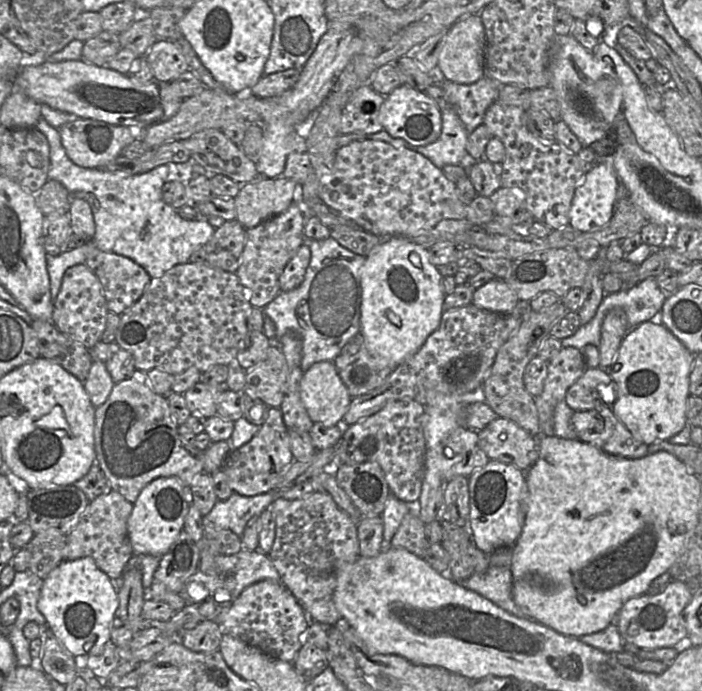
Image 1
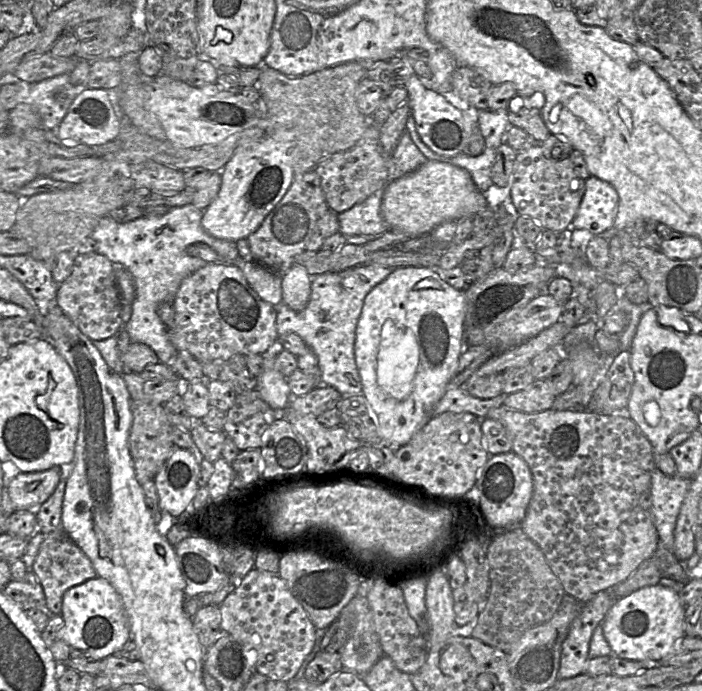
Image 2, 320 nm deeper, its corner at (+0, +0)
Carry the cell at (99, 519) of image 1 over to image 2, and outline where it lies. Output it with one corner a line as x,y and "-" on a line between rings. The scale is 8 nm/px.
63,529
44,535
38,554
32,566
46,599
46,610
49,614
61,614
64,593
71,587
97,577
90,559
72,541

